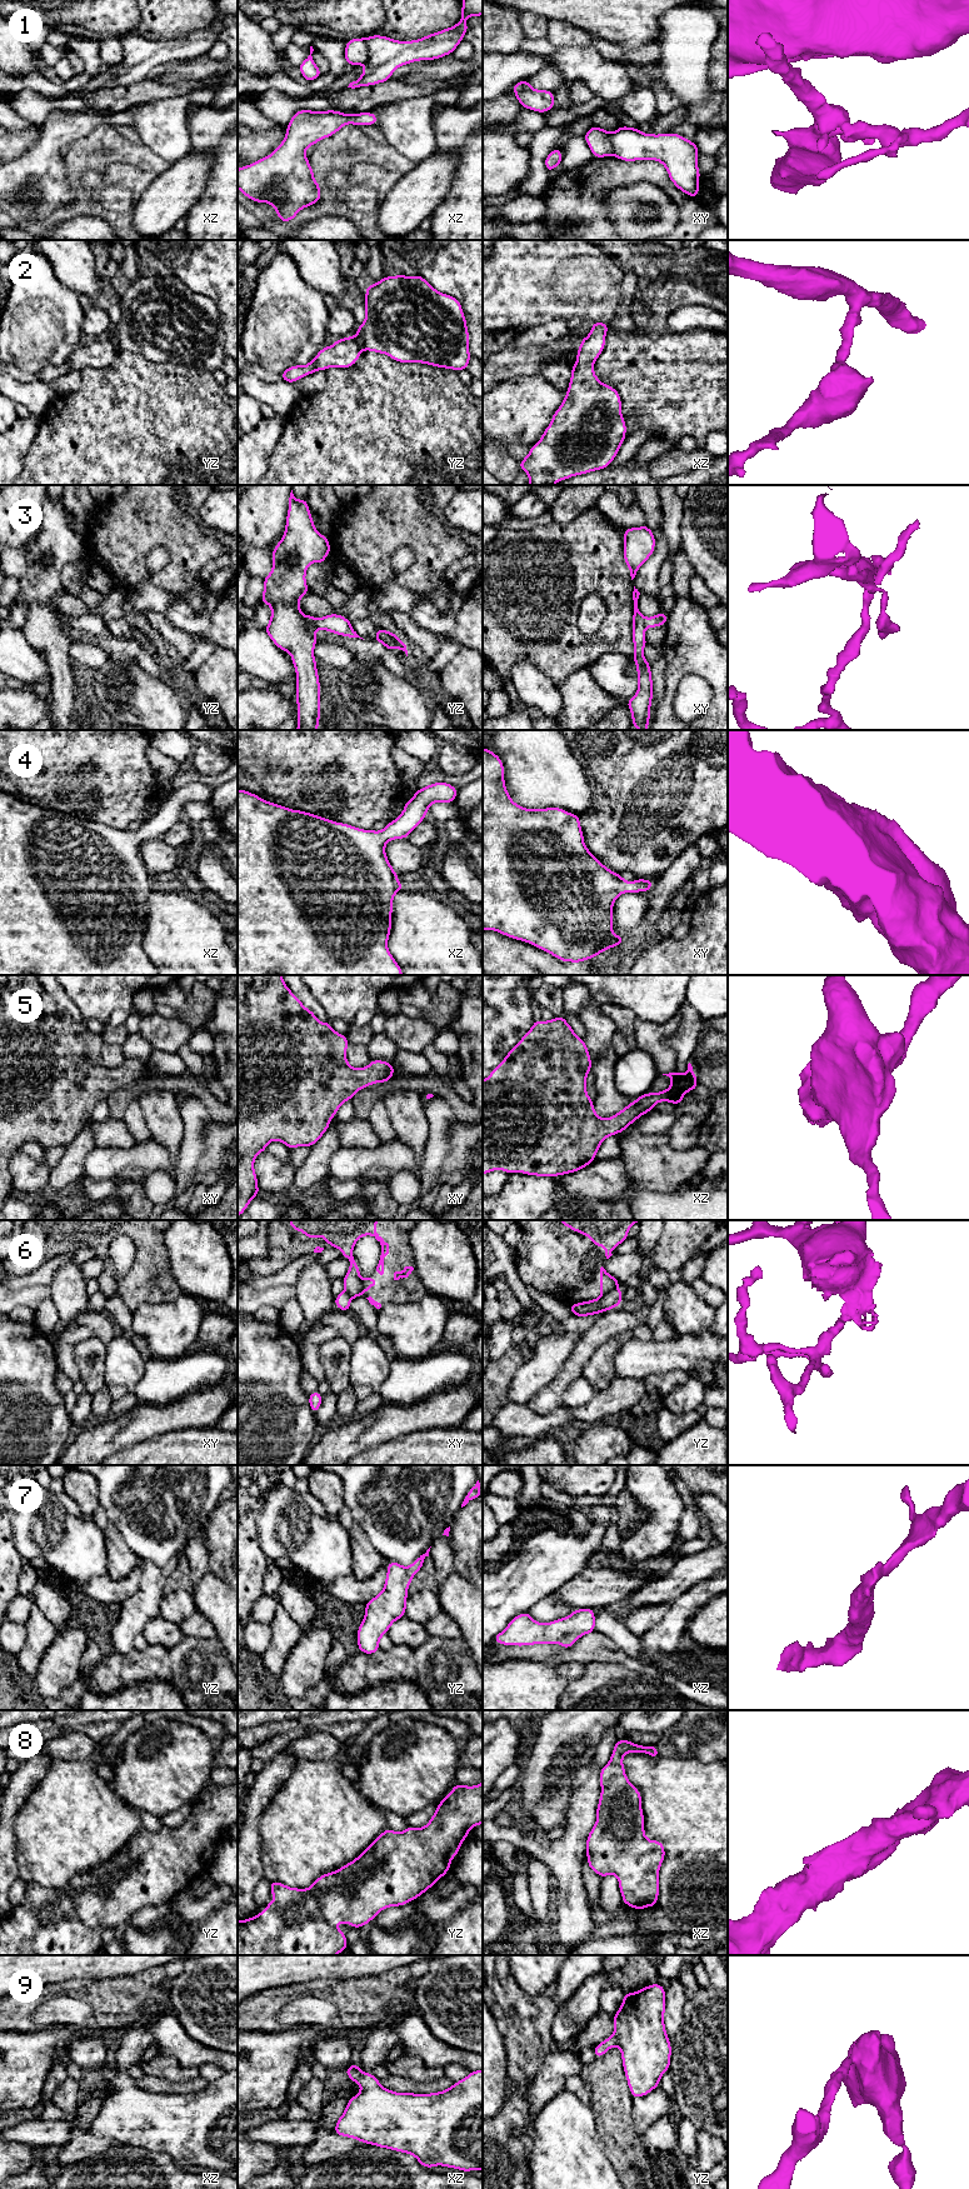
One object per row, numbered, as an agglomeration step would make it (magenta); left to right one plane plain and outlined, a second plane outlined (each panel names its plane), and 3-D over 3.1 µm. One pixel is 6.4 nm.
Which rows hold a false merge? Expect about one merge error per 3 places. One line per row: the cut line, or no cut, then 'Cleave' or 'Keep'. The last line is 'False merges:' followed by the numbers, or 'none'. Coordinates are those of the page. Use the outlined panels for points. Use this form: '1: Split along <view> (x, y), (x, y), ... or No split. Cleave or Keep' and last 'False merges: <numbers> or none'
1: Split along xz (365, 39), (368, 58), (363, 64). Cleave
2: No split. Keep
3: Split along yz (313, 618), (313, 625), (316, 629). Cleave
4: No split. Keep
5: No split. Keep
6: Split along yz (617, 1289), (602, 1295). Cleave
7: No split. Keep
8: No split. Keep
9: No split. Keep
False merges: 1, 3, 6

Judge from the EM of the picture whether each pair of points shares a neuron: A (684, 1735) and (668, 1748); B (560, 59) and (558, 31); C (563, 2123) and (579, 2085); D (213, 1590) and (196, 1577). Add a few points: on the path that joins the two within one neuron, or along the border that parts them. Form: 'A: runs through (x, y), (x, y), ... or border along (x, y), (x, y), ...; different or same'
A: runs through (680, 1739), (672, 1744); same
B: border along (588, 45), (555, 48); different
C: border along (565, 2089), (588, 2104); different
D: border along (208, 1569), (195, 1588); different

